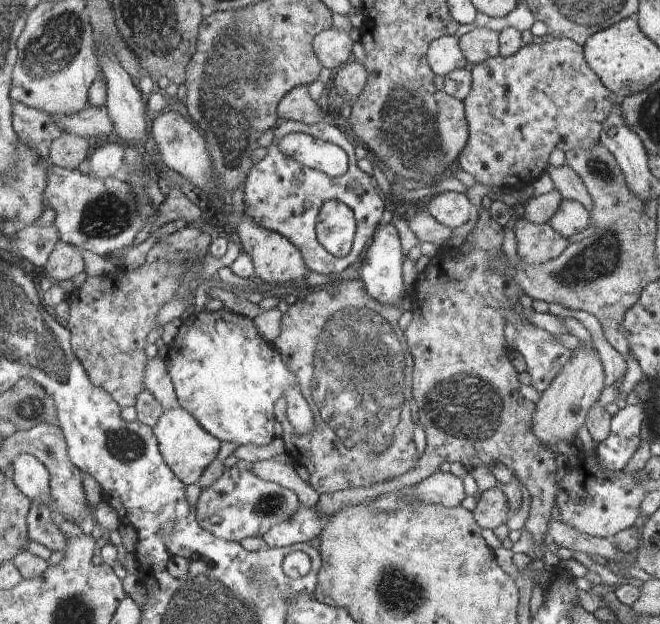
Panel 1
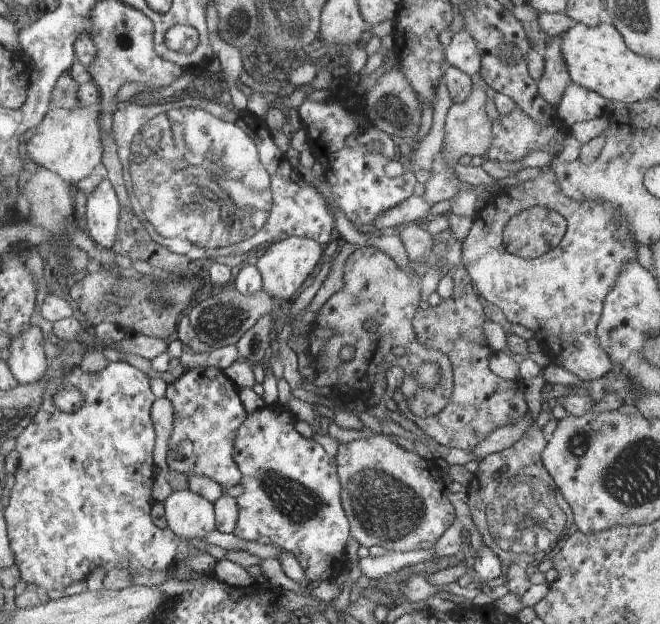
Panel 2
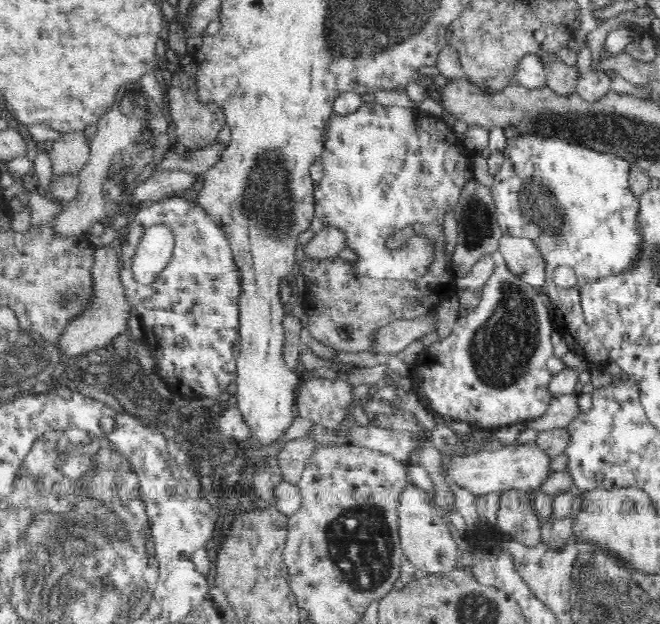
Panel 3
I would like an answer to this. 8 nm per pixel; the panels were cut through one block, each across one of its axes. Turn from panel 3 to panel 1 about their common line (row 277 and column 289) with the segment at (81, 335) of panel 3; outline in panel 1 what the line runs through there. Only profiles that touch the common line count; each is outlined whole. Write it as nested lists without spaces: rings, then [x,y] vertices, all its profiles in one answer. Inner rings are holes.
[[[301,85],[289,92],[281,101],[280,114],[283,120],[292,120],[314,125],[323,122],[324,108],[319,107],[317,100],[311,99],[309,85]]]

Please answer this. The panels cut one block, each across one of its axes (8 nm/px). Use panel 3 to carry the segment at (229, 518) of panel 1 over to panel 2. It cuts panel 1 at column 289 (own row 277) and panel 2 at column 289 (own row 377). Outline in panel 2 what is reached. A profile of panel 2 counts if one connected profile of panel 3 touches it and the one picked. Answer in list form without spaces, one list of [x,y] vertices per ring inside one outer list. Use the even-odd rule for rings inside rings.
[[[277,405],[275,407],[263,407],[257,410],[257,412],[248,415],[248,419],[245,420],[243,426],[240,428],[240,435],[236,440],[235,448],[235,460],[237,461],[237,466],[239,466],[242,474],[242,487],[244,488],[243,494],[237,498],[238,501],[238,520],[234,527],[233,532],[239,536],[239,538],[246,539],[247,541],[259,540],[259,538],[269,538],[270,542],[275,546],[285,548],[288,552],[295,554],[304,564],[305,576],[307,576],[307,585],[312,586],[319,581],[326,579],[335,578],[342,571],[347,568],[347,556],[345,555],[345,548],[347,548],[347,542],[349,538],[352,537],[352,532],[350,528],[350,522],[348,513],[345,511],[342,490],[341,479],[339,476],[339,467],[337,466],[336,457],[331,458],[327,454],[327,450],[319,444],[319,442],[313,439],[305,438],[301,436],[299,429],[297,428],[297,420],[295,416],[283,405]]]

